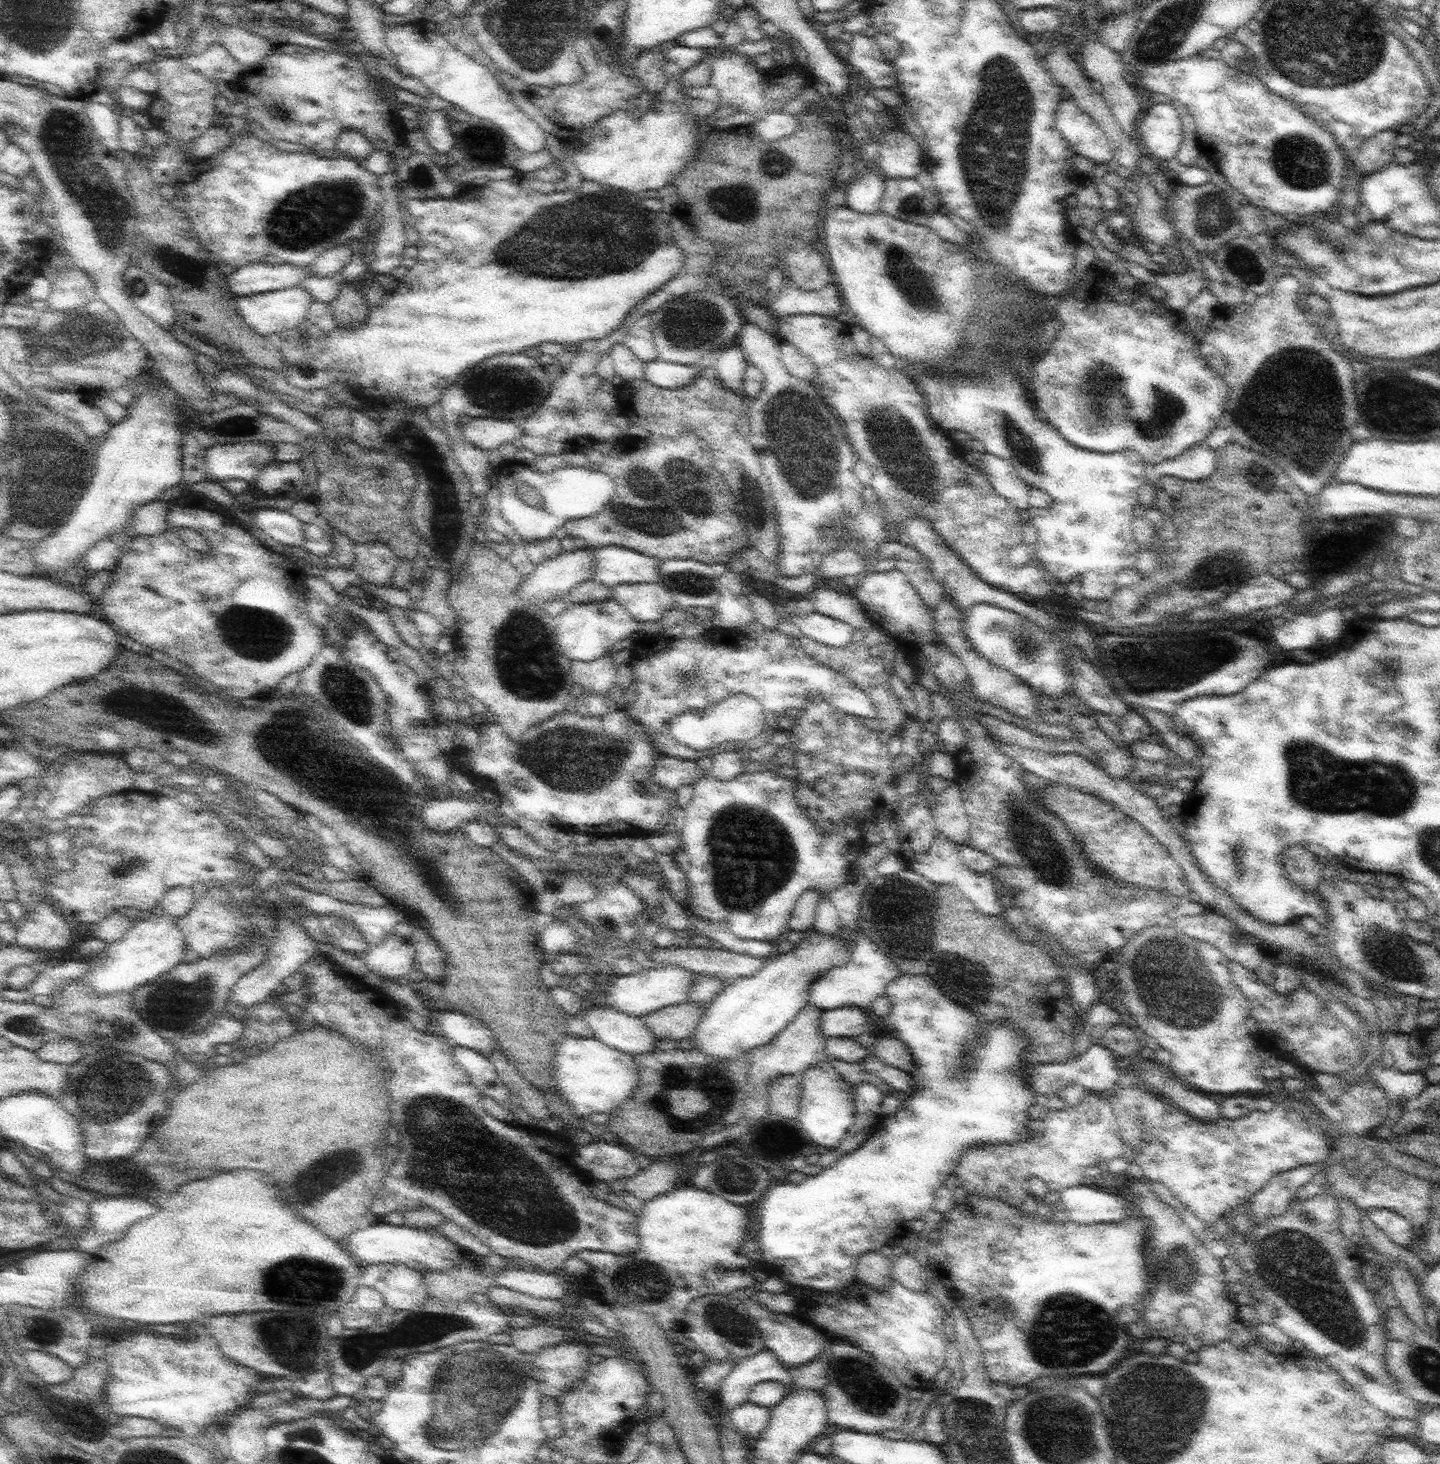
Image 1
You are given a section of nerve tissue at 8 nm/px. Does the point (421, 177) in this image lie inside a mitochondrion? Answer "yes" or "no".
no

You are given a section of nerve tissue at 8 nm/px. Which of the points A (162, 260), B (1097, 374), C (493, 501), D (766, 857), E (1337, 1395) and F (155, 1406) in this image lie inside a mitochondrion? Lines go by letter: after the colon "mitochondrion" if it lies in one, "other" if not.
A: mitochondrion
B: mitochondrion
C: other
D: mitochondrion
E: other
F: other

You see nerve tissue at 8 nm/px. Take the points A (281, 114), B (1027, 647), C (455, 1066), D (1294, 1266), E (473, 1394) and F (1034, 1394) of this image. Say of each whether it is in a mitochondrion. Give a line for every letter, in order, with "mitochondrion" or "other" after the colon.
A: mitochondrion
B: mitochondrion
C: other
D: mitochondrion
E: mitochondrion
F: other

